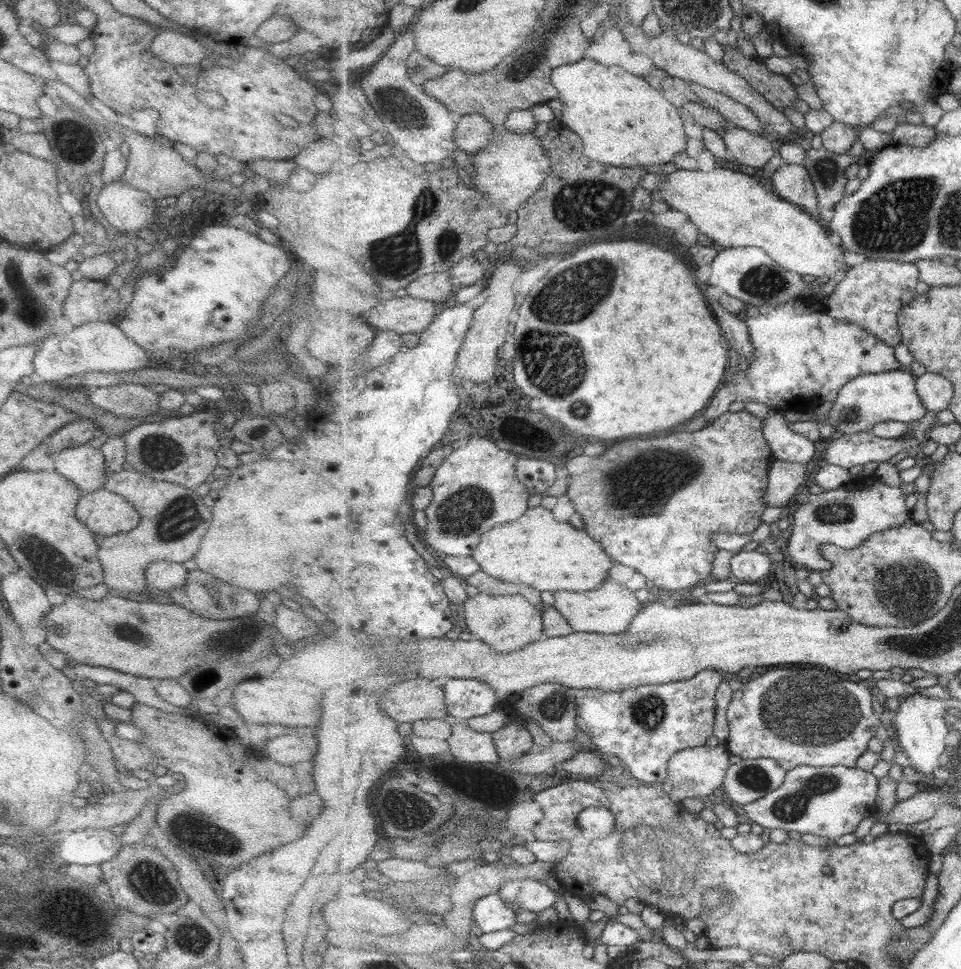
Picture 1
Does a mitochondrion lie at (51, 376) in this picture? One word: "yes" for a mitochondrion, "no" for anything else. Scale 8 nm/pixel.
no

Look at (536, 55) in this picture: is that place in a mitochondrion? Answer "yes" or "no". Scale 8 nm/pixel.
yes

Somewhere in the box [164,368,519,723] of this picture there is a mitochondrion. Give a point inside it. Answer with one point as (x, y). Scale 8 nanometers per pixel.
(462, 513)

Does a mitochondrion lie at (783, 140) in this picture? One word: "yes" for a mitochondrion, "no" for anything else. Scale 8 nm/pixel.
no

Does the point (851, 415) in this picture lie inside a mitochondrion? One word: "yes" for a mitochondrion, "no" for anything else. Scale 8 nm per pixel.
yes

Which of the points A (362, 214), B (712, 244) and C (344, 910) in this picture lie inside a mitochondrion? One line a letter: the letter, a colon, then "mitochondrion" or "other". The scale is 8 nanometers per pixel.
A: other
B: other
C: other

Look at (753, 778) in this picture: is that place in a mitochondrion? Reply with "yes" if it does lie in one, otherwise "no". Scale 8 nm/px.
yes

